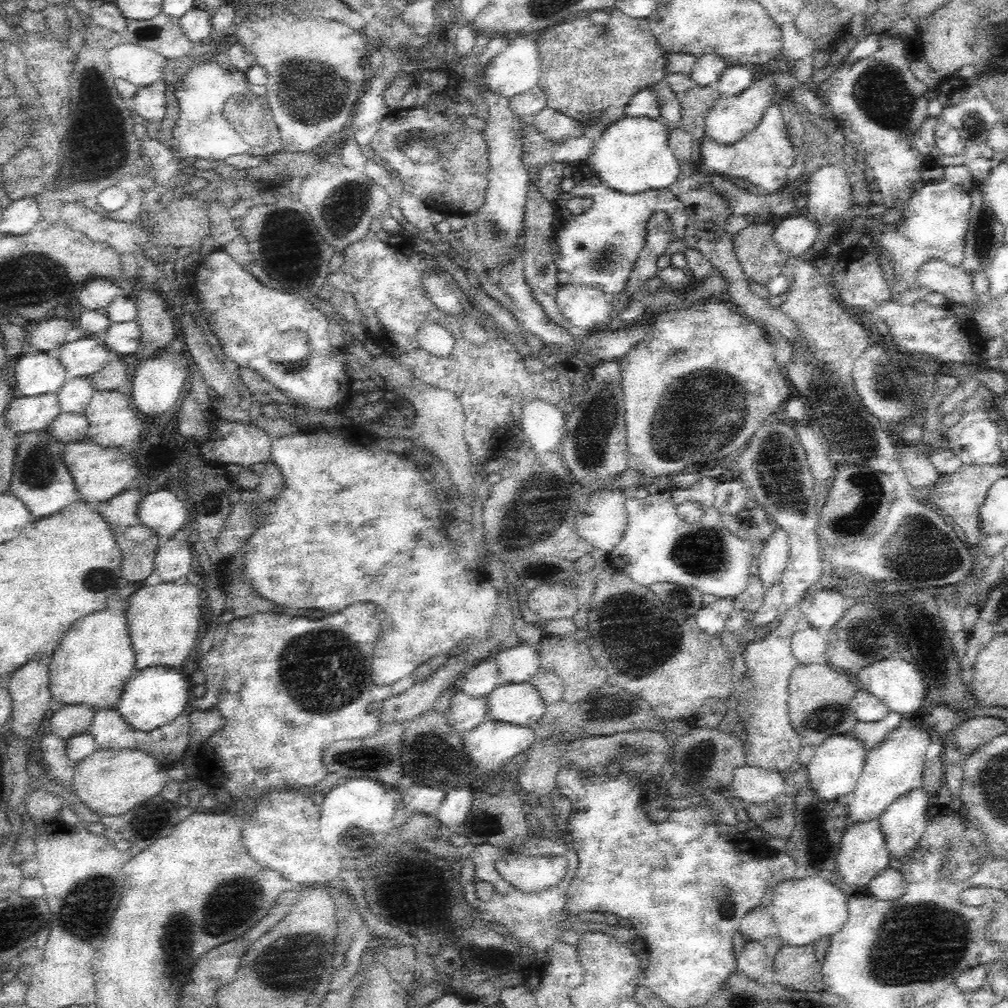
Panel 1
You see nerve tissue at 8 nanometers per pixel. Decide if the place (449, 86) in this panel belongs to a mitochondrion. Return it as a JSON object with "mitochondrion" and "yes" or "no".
{"mitochondrion":"no"}

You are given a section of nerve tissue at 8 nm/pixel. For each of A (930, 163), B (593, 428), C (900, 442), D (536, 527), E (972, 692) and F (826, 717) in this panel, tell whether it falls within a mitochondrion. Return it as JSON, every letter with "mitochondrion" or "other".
{"A":"other","B":"mitochondrion","C":"other","D":"mitochondrion","E":"other","F":"mitochondrion"}

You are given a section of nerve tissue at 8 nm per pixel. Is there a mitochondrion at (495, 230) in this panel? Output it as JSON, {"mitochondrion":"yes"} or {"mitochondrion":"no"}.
{"mitochondrion":"yes"}

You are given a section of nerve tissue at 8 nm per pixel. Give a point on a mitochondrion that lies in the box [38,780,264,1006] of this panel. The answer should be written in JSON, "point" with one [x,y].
{"point":[232,902]}

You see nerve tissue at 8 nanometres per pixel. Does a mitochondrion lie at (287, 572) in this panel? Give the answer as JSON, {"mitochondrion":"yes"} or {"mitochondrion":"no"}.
{"mitochondrion":"no"}

